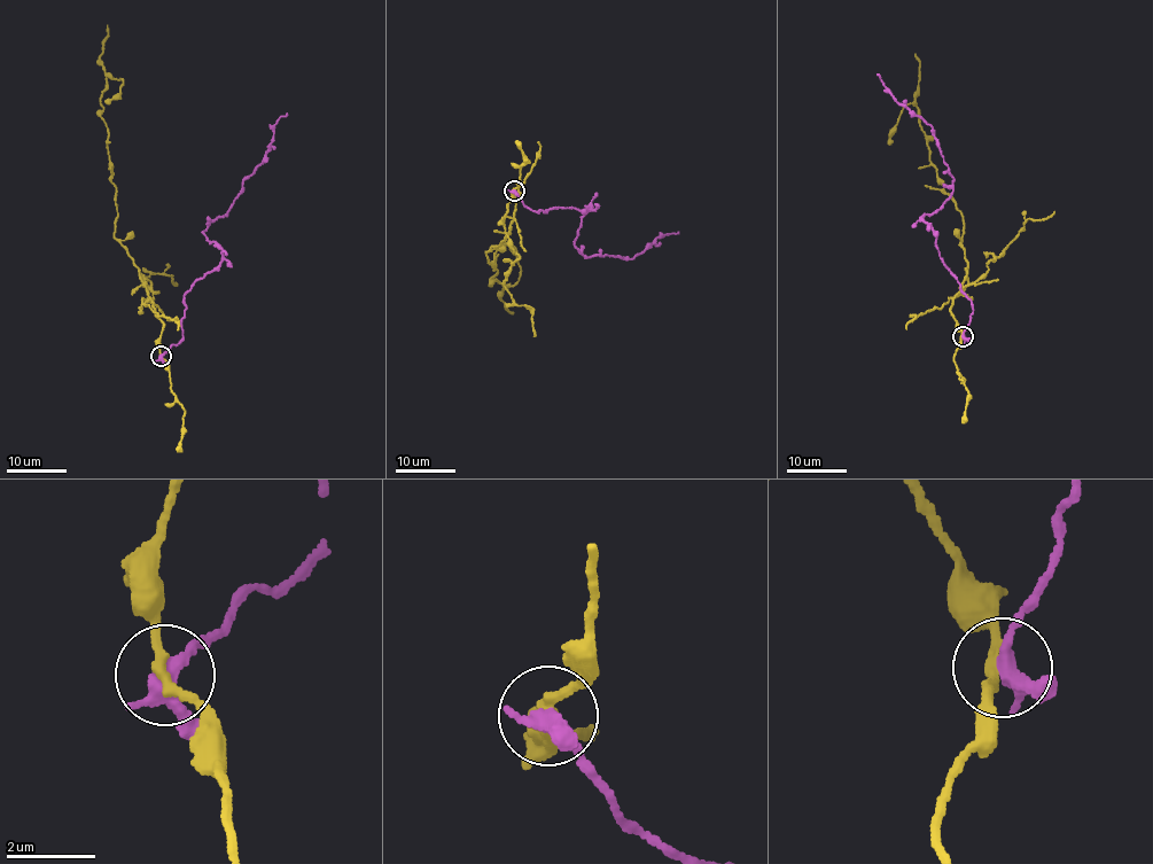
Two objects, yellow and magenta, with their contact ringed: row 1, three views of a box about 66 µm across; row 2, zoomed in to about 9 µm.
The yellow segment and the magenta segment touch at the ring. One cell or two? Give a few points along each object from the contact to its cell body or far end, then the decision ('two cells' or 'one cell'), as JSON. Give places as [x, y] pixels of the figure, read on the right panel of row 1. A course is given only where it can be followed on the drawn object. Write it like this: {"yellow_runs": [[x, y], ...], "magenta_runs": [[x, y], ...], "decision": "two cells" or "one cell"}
{"yellow_runs": [[961, 336], [950, 306], [967, 265], [963, 213], [931, 161], [916, 102], [904, 107], [889, 145]], "magenta_runs": [[963, 336], [971, 300], [922, 216], [951, 194], [950, 170], [932, 126], [902, 106], [877, 74]], "decision": "two cells"}

